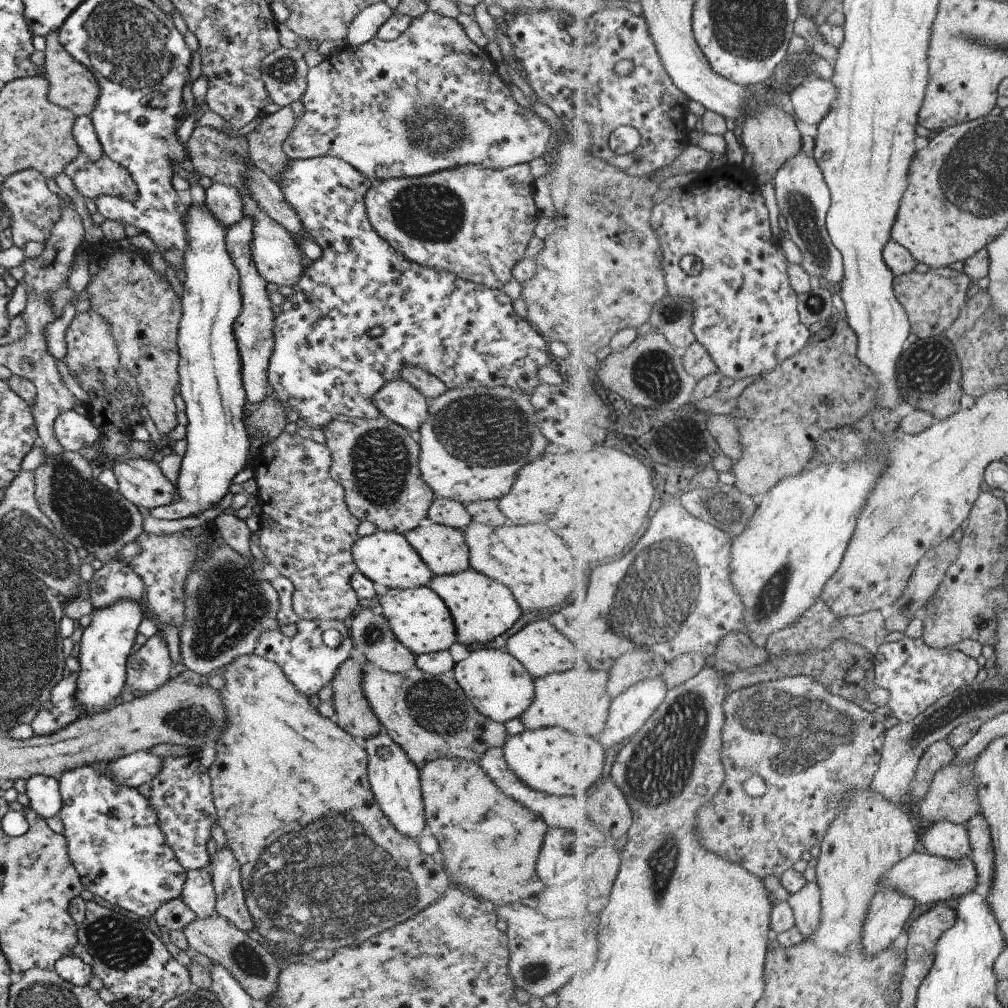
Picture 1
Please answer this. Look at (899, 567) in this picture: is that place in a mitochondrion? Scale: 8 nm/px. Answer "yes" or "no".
yes

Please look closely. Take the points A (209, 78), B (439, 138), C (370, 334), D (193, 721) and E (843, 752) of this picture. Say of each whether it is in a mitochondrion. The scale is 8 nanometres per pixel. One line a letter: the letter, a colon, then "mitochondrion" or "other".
A: other
B: mitochondrion
C: other
D: mitochondrion
E: mitochondrion

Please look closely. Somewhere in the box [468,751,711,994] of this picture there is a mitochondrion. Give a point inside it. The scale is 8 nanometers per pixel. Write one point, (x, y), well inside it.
(664, 860)

